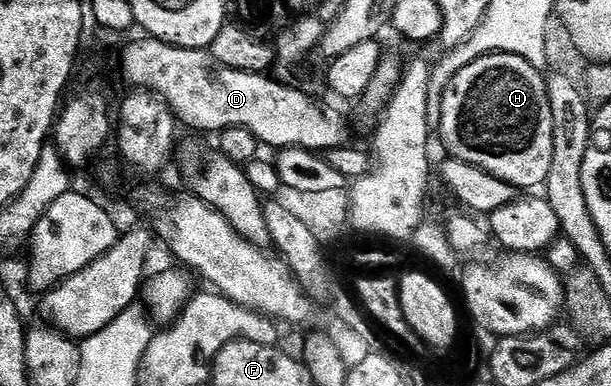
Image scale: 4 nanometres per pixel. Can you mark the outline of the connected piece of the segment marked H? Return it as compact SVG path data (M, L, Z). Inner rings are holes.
M490 53L488 57L482 57L473 63L469 63L469 67L461 67L461 71L457 71L457 75L453 75L446 91L443 92L441 115L437 118L437 133L438 136L439 133L443 136L443 141L447 144L448 151L451 152L448 154L456 161L464 161L470 165L481 167L486 173L492 173L494 177L515 186L516 190L519 191L535 191L538 190L535 189L538 185L539 188L546 186L549 166L553 164L553 111L549 103L544 74L533 68L525 59L508 53Z

